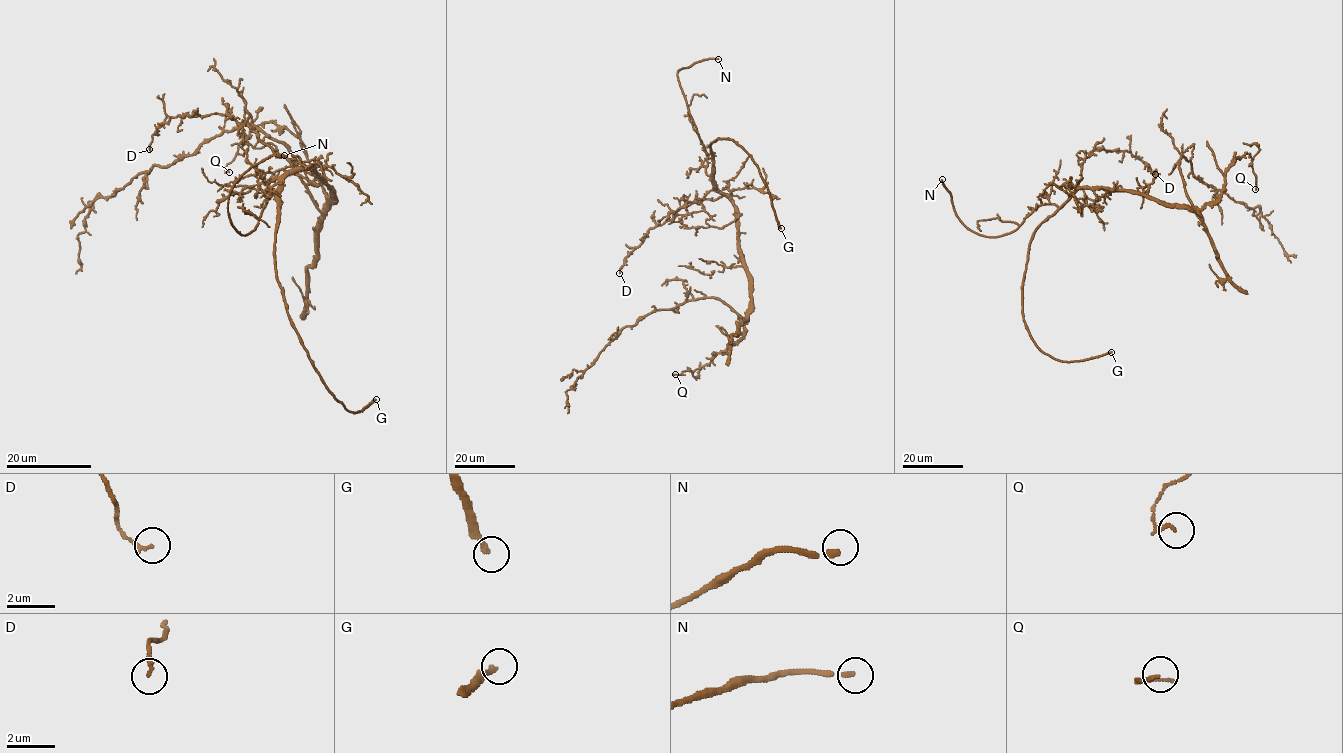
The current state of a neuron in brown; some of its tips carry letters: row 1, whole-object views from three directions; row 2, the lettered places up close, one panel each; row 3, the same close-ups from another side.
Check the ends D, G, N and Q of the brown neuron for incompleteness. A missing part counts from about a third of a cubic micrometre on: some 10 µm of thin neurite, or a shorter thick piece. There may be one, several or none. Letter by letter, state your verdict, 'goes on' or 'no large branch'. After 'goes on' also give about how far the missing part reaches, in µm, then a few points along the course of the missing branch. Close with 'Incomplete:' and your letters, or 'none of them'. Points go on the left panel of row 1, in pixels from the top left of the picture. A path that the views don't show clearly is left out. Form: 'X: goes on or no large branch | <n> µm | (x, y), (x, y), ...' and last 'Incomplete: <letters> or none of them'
D: no large branch
G: no large branch
N: goes on | 45 µm
Q: no large branch
Incomplete: N

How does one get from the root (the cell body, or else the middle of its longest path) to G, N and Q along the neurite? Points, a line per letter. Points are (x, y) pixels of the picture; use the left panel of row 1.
G: (328, 187), (305, 168), (283, 180), (277, 280), (290, 324), (325, 387), (353, 412), (376, 399)
N: (328, 187), (295, 168), (241, 234), (228, 212), (232, 185), (284, 155)
Q: (328, 187), (330, 199), (301, 141), (273, 122), (257, 125), (240, 143), (225, 167), (229, 172)

